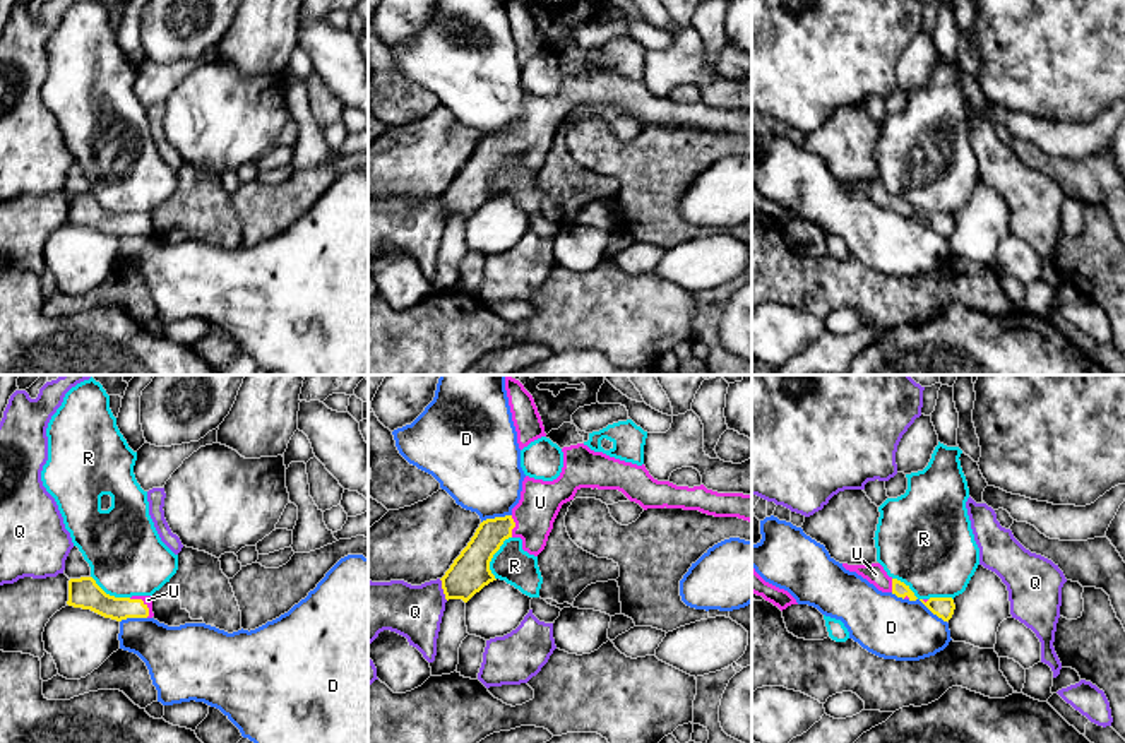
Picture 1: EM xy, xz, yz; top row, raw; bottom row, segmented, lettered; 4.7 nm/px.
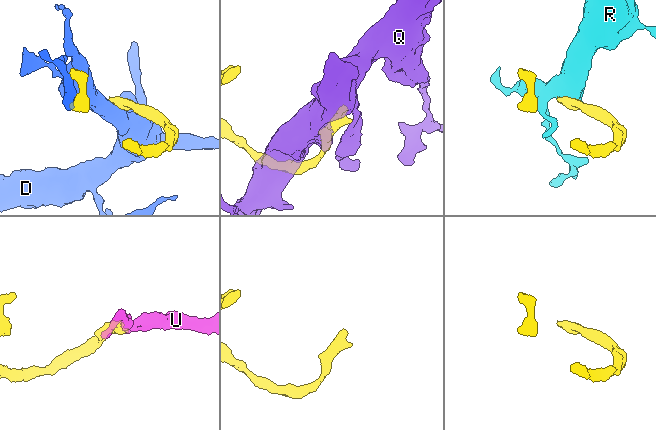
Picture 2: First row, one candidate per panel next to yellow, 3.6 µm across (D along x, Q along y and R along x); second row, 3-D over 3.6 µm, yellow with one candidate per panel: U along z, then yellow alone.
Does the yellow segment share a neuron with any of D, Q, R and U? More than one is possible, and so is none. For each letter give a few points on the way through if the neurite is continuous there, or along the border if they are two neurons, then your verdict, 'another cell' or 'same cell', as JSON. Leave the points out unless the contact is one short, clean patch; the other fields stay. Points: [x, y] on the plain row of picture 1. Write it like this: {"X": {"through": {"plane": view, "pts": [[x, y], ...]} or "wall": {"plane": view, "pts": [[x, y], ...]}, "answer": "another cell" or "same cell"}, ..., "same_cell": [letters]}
{"D": {"answer": "another cell"}, "Q": {"wall": {"plane": "xz", "pts": [[439, 196], [447, 216]]}, "answer": "another cell"}, "R": {"wall": {"plane": "xz", "pts": [[511, 153], [490, 178], [490, 189], [495, 196]]}, "answer": "another cell"}, "U": {"through": {"plane": "xy", "pts": [[89, 213], [105, 221], [142, 218], [148, 216]]}, "answer": "same cell"}, "same_cell": ["U"]}

